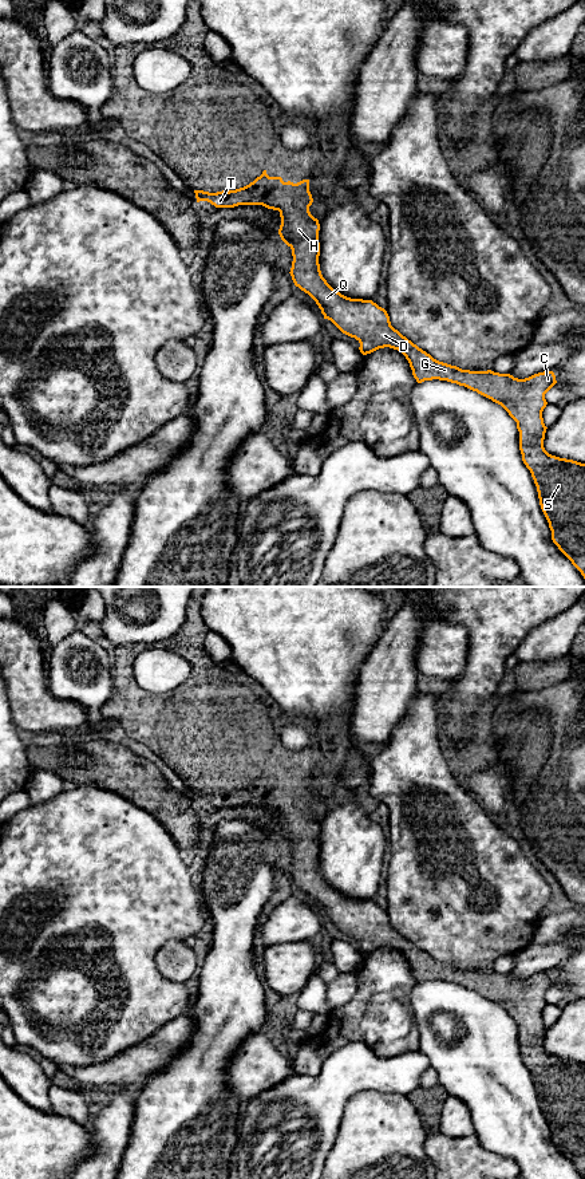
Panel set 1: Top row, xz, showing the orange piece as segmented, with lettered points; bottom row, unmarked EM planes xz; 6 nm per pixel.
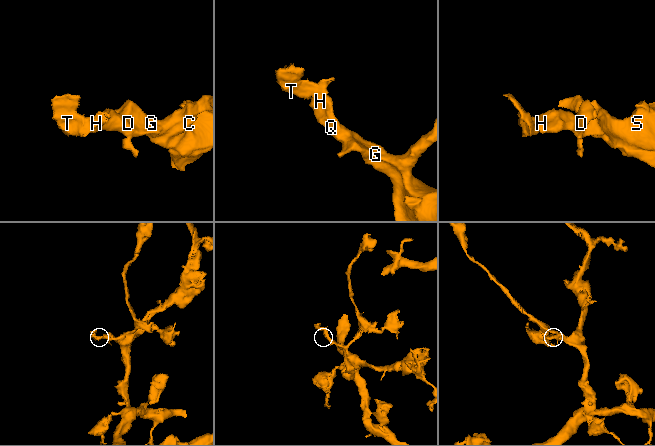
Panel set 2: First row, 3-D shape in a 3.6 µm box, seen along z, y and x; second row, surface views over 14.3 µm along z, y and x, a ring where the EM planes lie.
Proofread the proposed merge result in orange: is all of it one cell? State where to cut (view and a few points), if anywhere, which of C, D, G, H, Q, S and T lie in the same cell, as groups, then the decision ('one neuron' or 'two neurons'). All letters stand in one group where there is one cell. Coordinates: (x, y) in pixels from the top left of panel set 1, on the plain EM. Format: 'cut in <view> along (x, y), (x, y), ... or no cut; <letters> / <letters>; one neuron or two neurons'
no cut; C D G H Q S T; one neuron

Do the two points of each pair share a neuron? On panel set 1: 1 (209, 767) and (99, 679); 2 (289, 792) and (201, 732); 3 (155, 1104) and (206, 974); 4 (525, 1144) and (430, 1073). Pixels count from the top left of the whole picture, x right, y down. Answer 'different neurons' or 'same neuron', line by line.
1: different neurons
2: same neuron
3: same neuron
4: different neurons

